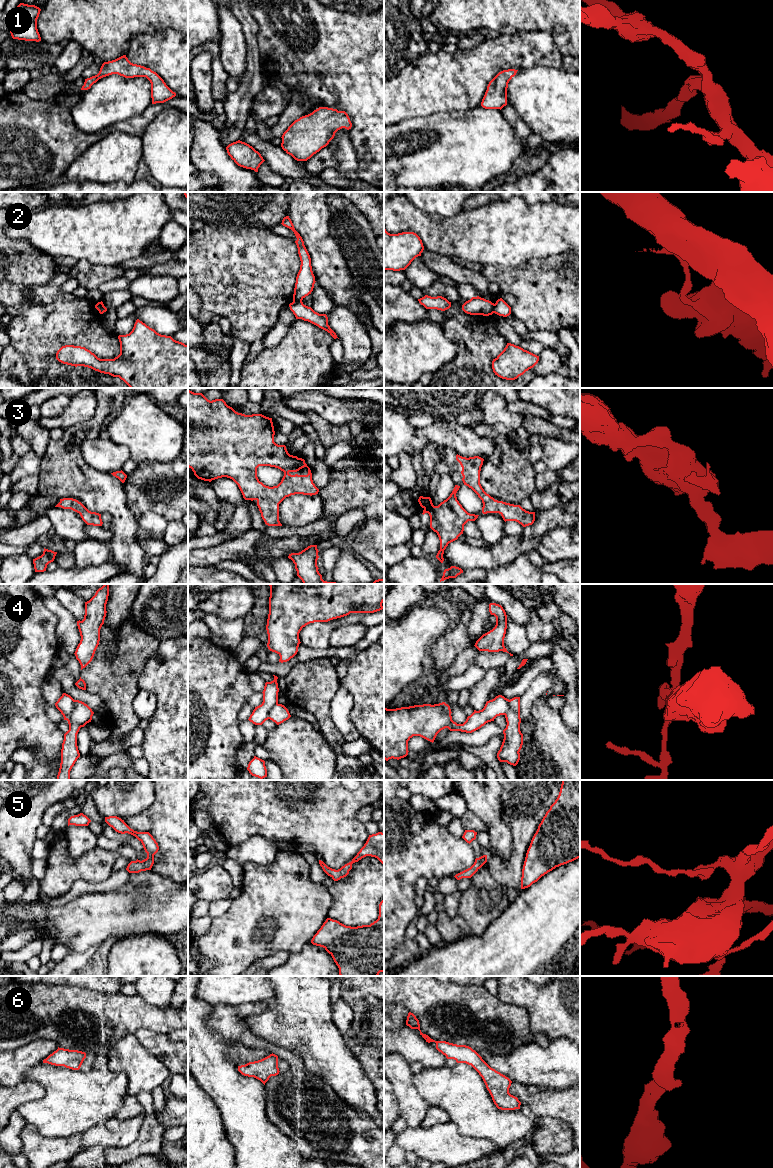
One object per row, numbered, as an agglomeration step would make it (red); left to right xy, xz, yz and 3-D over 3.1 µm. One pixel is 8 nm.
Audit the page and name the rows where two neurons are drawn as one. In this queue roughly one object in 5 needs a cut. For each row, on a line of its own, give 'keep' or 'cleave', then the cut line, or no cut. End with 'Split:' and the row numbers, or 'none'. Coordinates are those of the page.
1: keep; cut none
2: cleave; cut xz (301, 300), (293, 302)
3: keep; cut none
4: cleave; cut xy (75, 700), (73, 711), (67, 720)
5: keep; cut none
6: keep; cut none
Split: 2, 4

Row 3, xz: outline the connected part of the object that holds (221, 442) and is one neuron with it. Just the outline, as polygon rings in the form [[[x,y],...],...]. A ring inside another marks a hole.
[[[188,390],[188,467],[194,475],[201,480],[209,481],[227,477],[232,479],[239,487],[245,500],[256,500],[261,517],[268,526],[282,526],[279,521],[279,504],[286,498],[295,494],[316,495],[319,489],[312,480],[310,468],[305,460],[290,455],[285,445],[274,442],[274,426],[272,418],[262,414],[245,415],[236,412],[228,406],[223,399],[208,400],[202,393],[194,393]],[[270,466],[284,472],[281,482],[277,486],[269,487],[259,481],[257,468]],[[307,467],[307,475],[298,475],[296,472]]]

